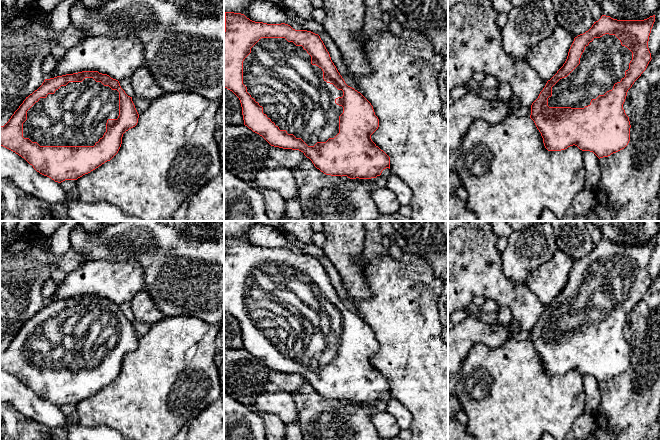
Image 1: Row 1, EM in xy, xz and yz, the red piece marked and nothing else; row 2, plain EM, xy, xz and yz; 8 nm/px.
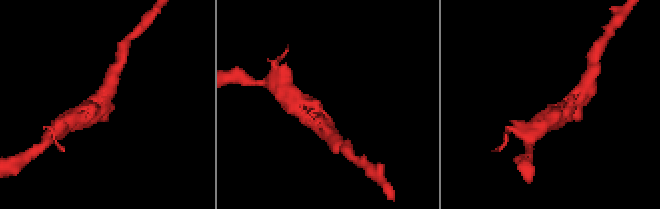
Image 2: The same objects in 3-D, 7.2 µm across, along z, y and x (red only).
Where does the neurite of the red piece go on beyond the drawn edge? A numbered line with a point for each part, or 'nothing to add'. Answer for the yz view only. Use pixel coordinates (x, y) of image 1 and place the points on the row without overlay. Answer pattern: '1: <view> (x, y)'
1: yz (603, 287)

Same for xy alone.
1: xy (76, 338)

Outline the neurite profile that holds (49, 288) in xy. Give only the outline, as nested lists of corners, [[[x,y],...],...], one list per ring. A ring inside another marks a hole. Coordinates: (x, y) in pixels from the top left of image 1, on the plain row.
[[[49,279],[46,280],[43,287],[42,287],[42,297],[44,298],[45,301],[50,300],[56,290],[57,290],[58,284],[55,283],[53,280]]]

